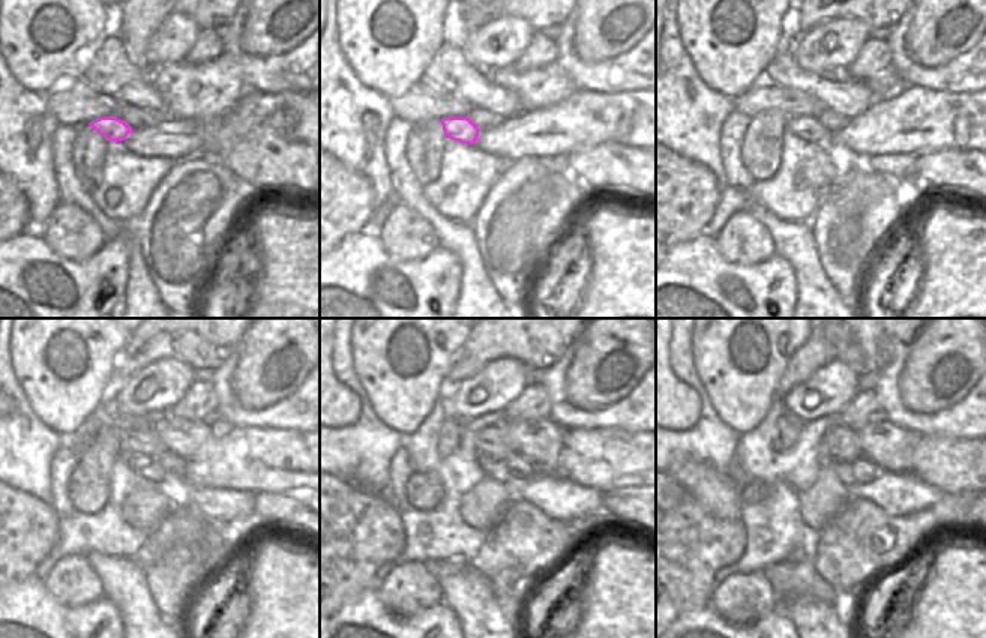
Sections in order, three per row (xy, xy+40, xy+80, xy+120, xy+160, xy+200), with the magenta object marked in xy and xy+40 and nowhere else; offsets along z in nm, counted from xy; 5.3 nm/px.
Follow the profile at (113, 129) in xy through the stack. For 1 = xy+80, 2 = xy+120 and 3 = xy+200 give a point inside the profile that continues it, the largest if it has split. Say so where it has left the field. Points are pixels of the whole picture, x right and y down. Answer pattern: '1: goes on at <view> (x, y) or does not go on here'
1: goes on at xy+80 (809, 129)
2: goes on at xy+120 (147, 467)
3: goes on at xy+200 (844, 470)

